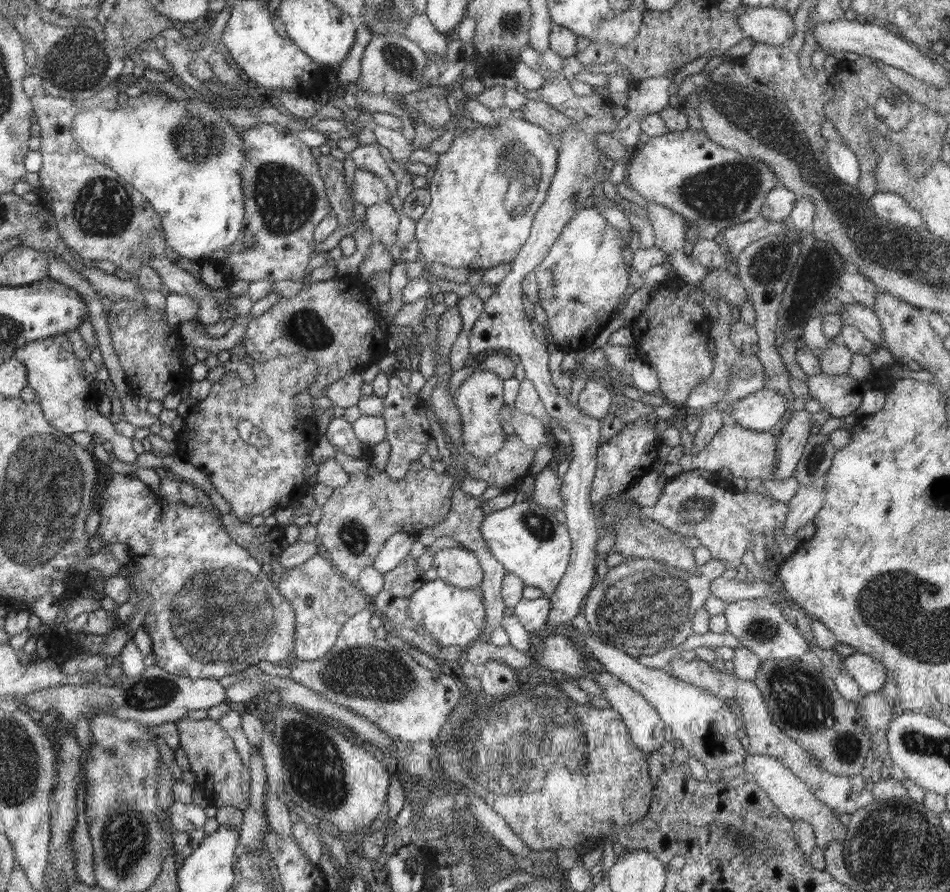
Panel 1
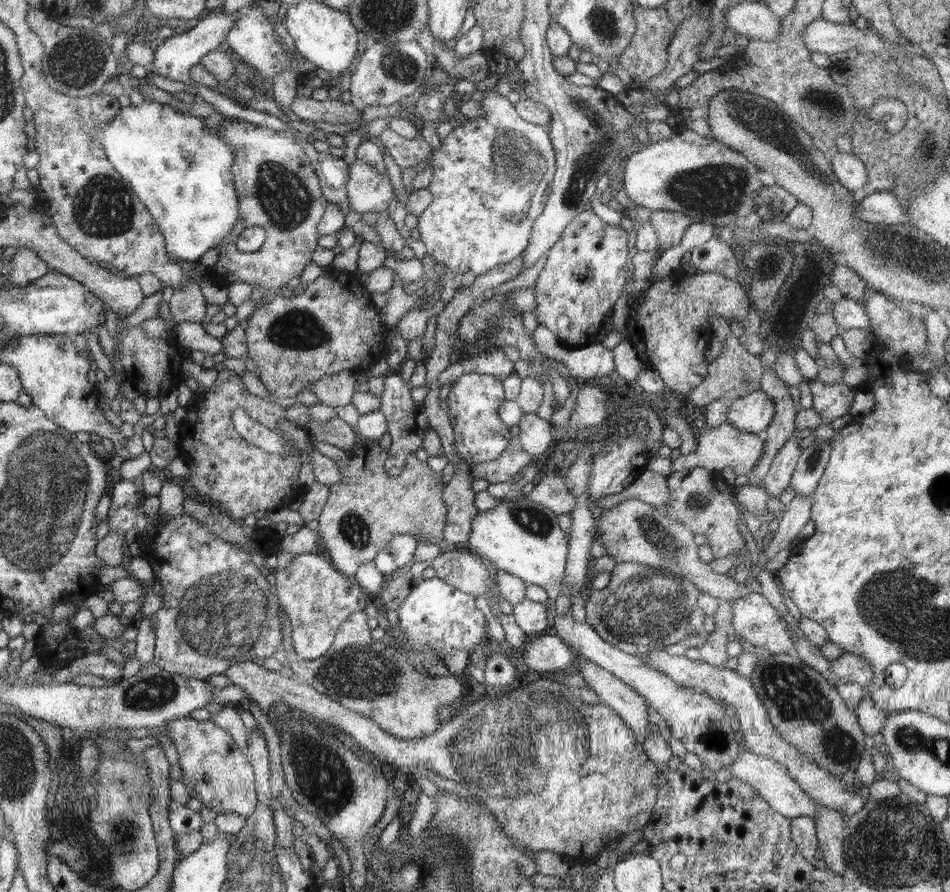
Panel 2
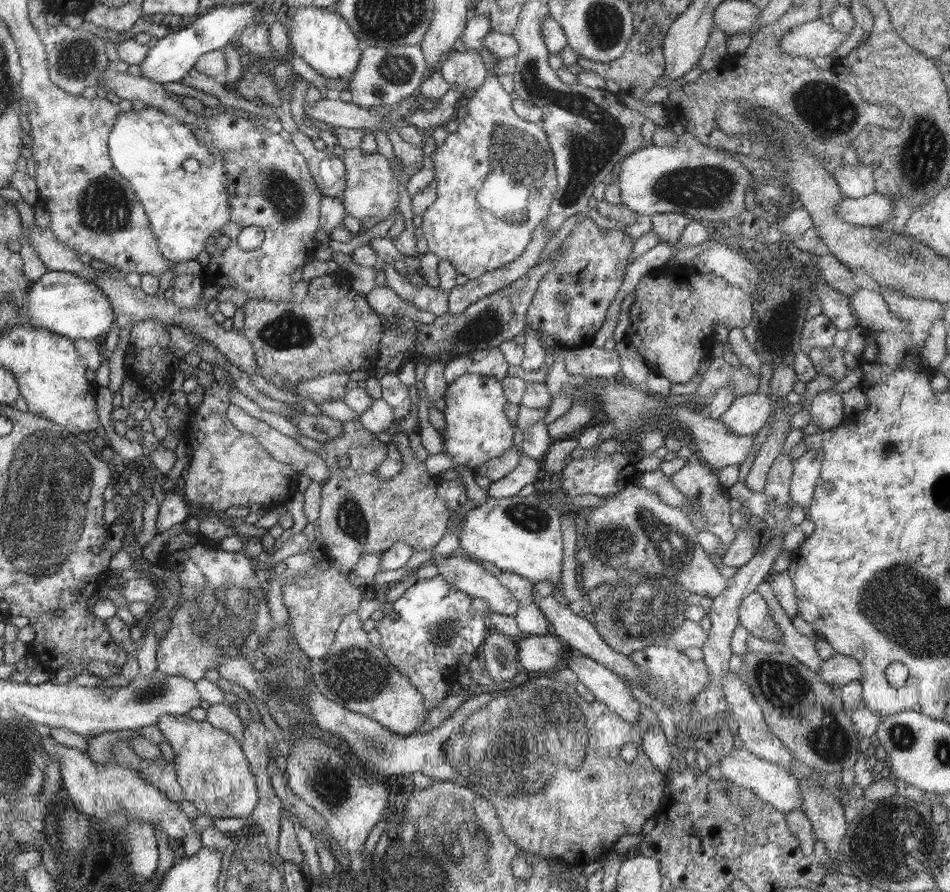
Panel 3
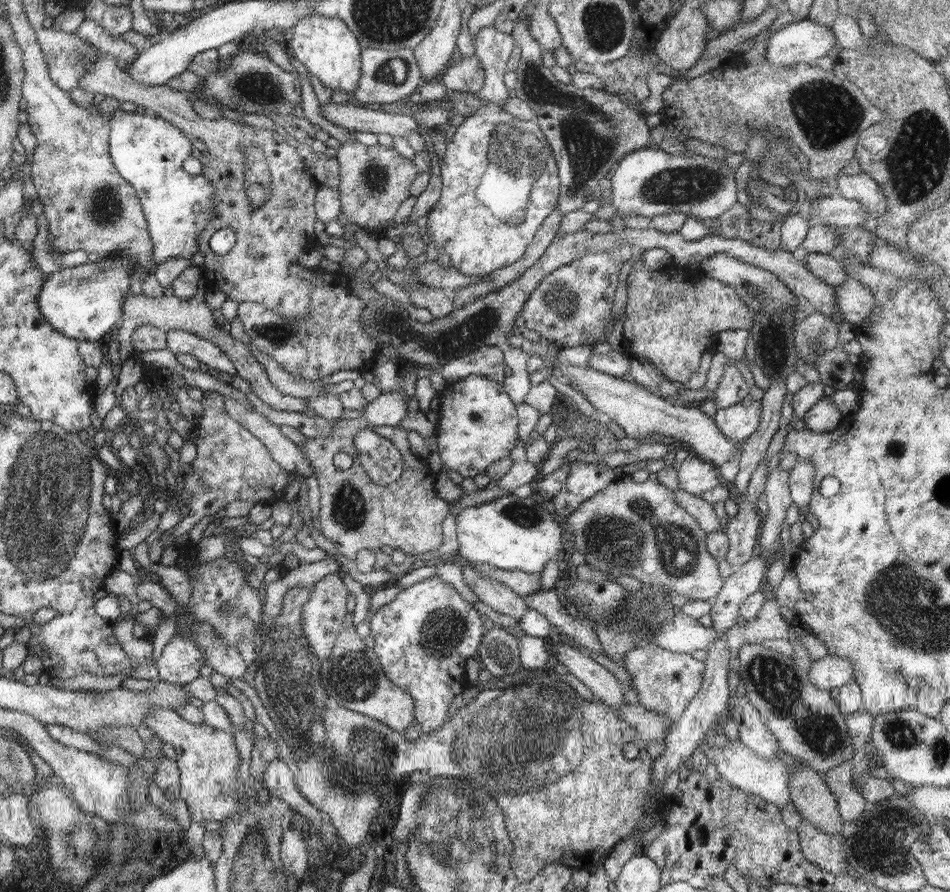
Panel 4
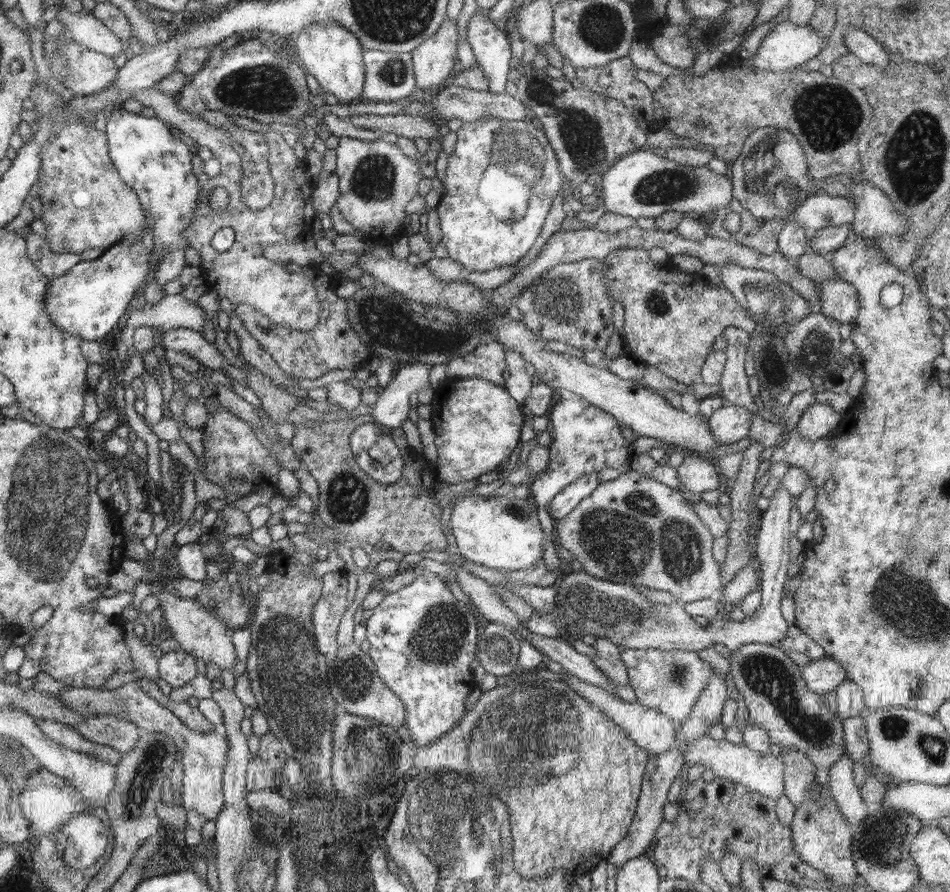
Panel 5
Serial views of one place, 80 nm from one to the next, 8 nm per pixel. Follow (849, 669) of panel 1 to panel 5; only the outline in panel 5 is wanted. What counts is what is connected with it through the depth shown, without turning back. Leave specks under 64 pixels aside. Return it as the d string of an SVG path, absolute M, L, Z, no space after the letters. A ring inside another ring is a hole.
M828 656L810 661L807 665L800 667L802 676L807 684L808 690L816 694L829 693L846 679L844 667Z

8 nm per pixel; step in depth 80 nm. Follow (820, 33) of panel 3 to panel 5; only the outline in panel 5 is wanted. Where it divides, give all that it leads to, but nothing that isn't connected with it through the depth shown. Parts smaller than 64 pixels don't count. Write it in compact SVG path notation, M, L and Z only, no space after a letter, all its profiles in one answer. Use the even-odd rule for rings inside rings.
M783 21L764 36L751 57L758 71L791 71L812 60L826 46L826 38L810 26Z

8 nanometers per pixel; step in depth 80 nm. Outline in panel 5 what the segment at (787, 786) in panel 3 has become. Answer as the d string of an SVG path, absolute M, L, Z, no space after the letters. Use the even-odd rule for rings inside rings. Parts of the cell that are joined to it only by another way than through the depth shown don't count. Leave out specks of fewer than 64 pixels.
M706 734L692 742L686 744L684 750L684 759L686 766L693 767L695 764L704 765L710 768L716 777L730 780L734 784L742 784L750 792L756 792L775 801L784 796L784 764L779 758L768 753L760 756L760 754L750 750L744 744L732 744L726 739L714 740L710 735Z

